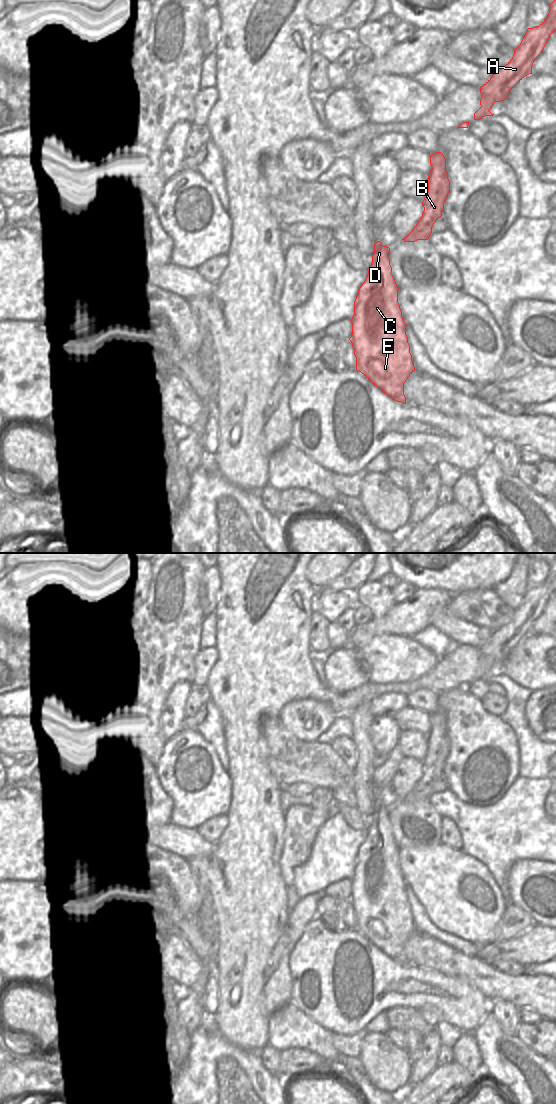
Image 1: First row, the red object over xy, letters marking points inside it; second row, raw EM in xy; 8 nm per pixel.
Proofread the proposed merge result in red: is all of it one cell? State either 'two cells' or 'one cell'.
two cells

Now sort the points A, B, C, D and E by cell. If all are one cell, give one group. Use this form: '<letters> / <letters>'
A B / C D E

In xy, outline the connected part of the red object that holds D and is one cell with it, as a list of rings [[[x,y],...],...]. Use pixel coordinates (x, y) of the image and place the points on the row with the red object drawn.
[[[380,241],[374,244],[372,263],[364,283],[358,289],[354,301],[352,335],[349,340],[356,357],[356,370],[361,372],[374,386],[397,402],[406,404],[404,383],[416,370],[406,335],[406,323],[398,303],[398,286],[391,298],[386,297],[382,275],[392,273],[388,253],[390,248]]]

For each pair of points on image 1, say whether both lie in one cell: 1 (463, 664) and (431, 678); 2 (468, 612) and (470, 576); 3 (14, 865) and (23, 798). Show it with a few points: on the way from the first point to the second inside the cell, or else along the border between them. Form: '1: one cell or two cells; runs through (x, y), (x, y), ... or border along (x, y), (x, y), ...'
1: one cell; runs through (455, 668), (443, 678), (439, 678)
2: two cells; border along (491, 587), (469, 589), (455, 593), (452, 596)
3: one cell; runs through (14, 848), (15, 815)

